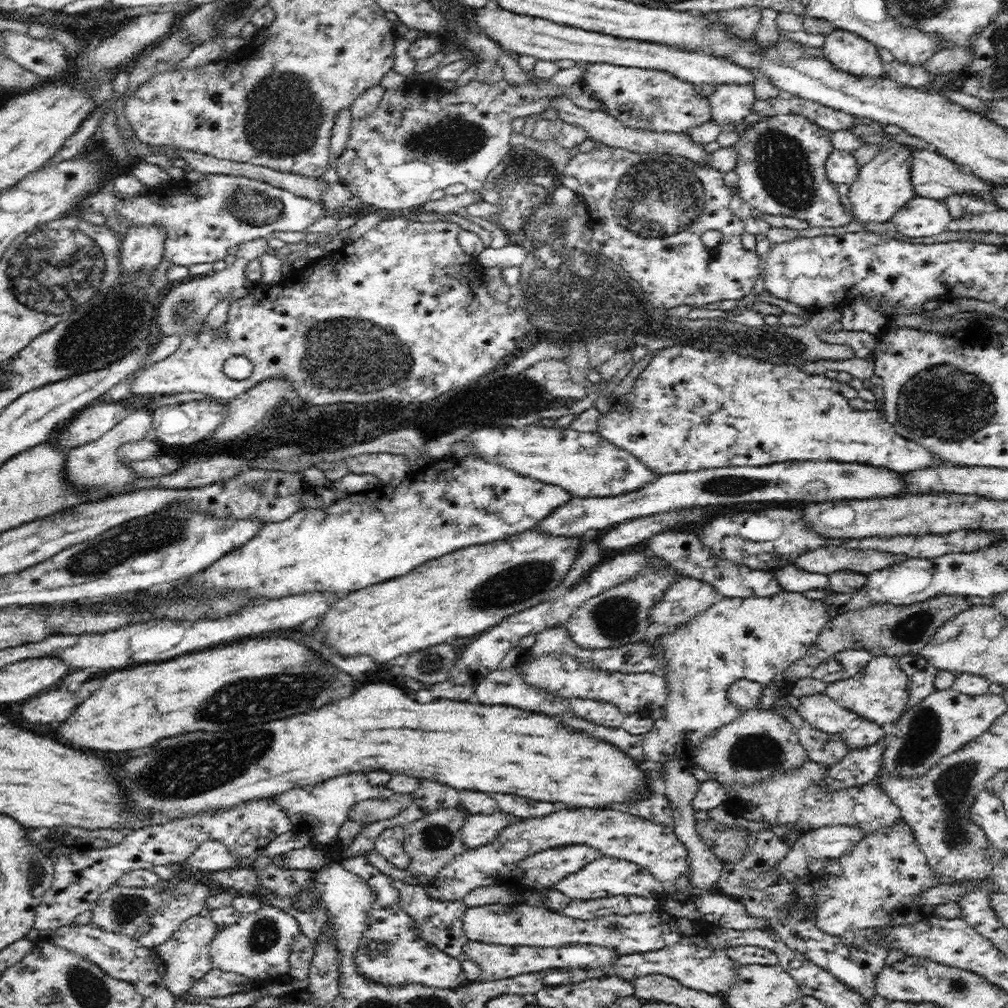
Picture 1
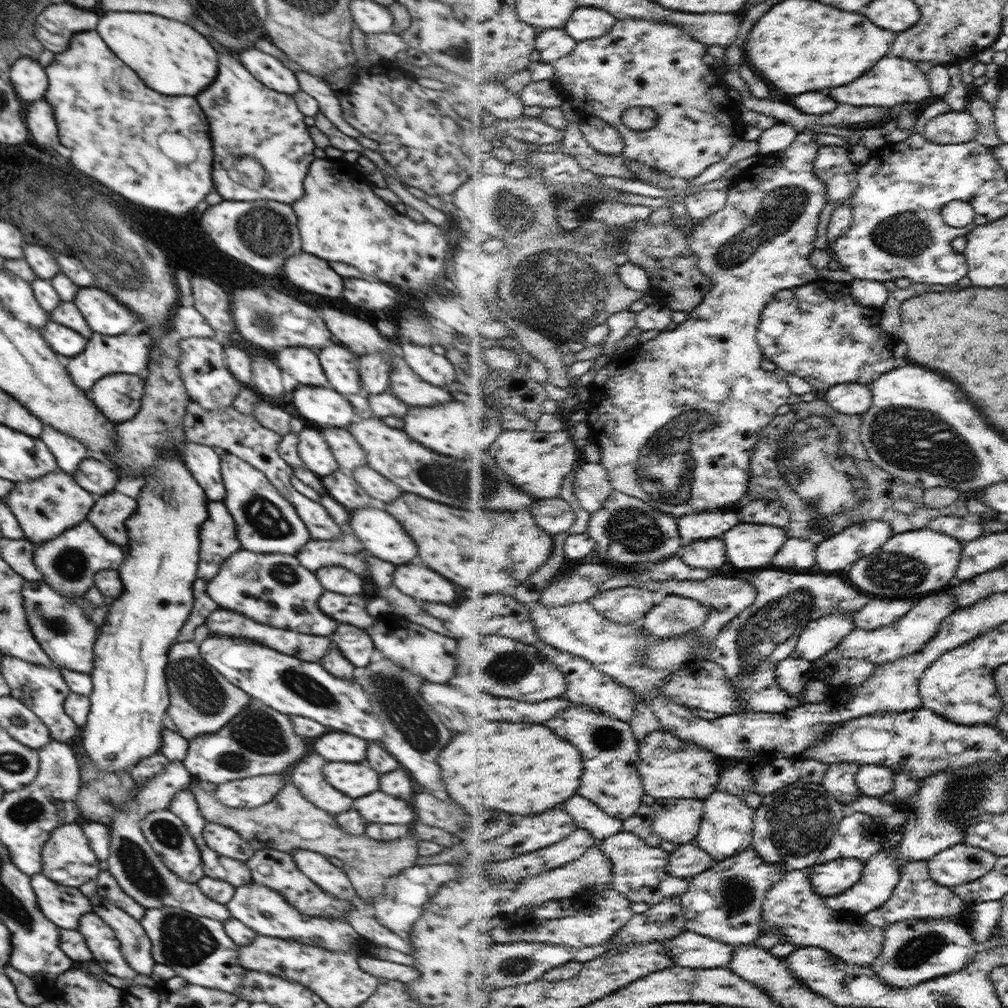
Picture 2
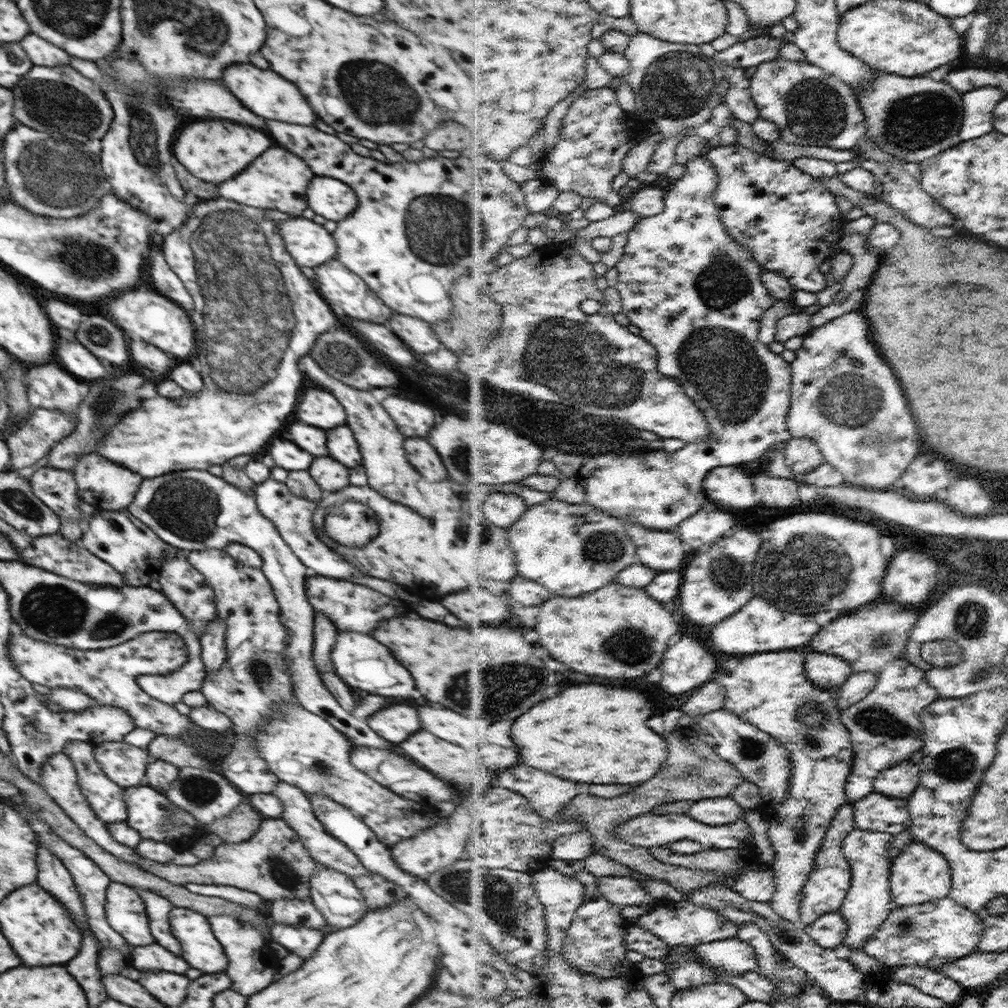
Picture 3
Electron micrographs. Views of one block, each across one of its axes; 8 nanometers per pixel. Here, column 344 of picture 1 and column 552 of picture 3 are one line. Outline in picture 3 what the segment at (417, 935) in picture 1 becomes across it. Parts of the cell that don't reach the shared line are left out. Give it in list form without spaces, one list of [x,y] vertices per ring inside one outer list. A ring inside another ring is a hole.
[[[554,859],[551,866],[570,876],[576,876],[587,886],[586,902],[578,910],[578,917],[574,919],[566,940],[565,955],[569,957],[570,965],[602,979],[631,978],[639,974],[636,964],[629,960],[629,946],[626,945],[631,921],[622,914],[620,906],[615,906],[602,895],[599,888],[600,877],[589,871],[585,860]]]

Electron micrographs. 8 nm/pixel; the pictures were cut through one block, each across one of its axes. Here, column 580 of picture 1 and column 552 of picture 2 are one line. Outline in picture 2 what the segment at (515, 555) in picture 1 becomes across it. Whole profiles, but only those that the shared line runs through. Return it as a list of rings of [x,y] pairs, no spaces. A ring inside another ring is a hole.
[[[414,494],[401,496],[402,498],[396,498],[394,502],[386,504],[386,512],[390,512],[414,538],[414,542],[418,544],[418,558],[428,568],[434,568],[438,574],[446,576],[450,582],[458,586],[474,590],[482,588],[488,594],[511,593],[516,586],[520,586],[542,566],[546,566],[552,558],[554,535],[538,526],[532,512],[474,512],[450,508],[434,500],[422,500],[422,496]]]

